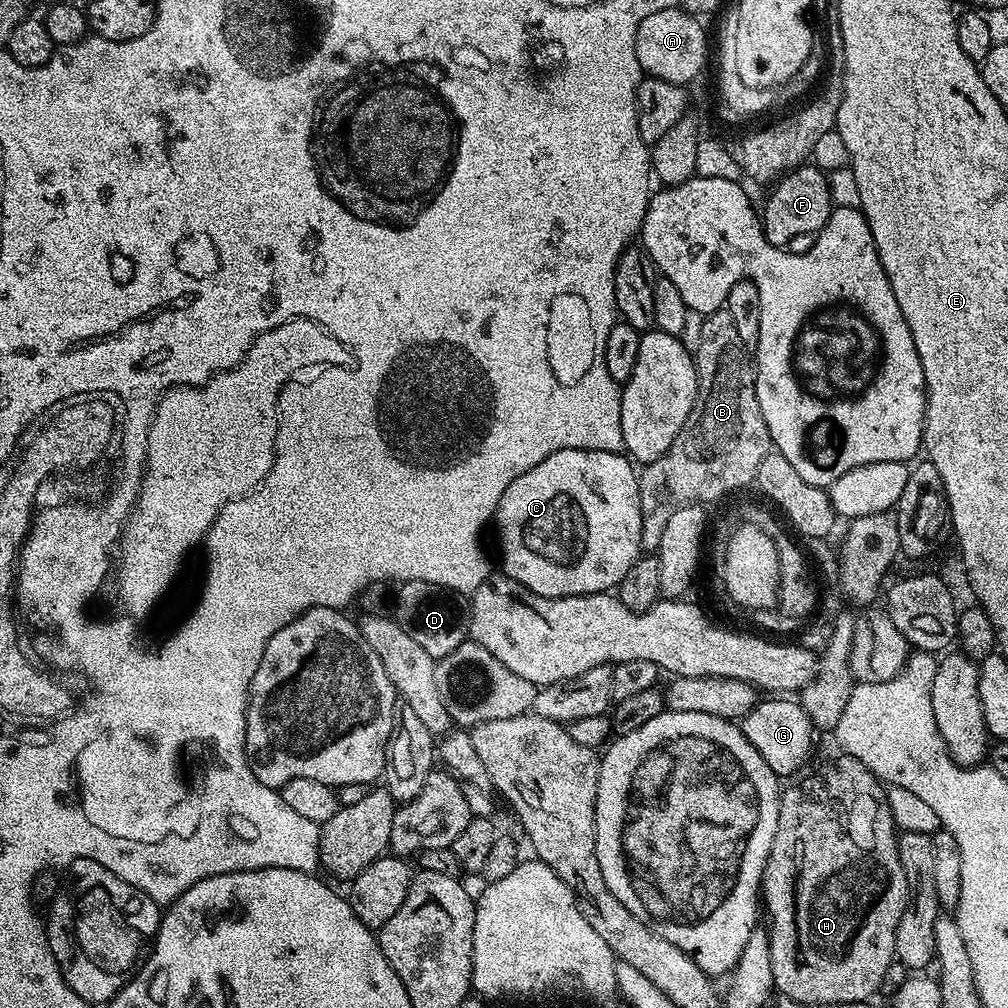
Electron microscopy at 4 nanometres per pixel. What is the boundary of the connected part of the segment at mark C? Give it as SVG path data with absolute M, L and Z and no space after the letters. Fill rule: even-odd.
M571 448L542 458L538 466L518 474L496 507L494 528L500 531L503 575L517 580L534 594L557 600L563 596L611 593L626 578L626 570L642 555L642 510L636 495L638 476L628 472L627 455L599 454L596 450Z

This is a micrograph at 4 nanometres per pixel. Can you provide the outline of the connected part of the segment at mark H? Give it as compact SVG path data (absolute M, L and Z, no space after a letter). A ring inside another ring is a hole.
M837 755L837 760L821 766L812 772L801 784L793 788L785 787L780 798L778 814L778 830L774 834L772 849L764 867L762 881L762 908L768 911L768 937L770 938L770 966L774 969L775 991L783 999L802 1002L805 1006L812 1004L860 1004L872 995L880 992L882 978L886 978L886 970L896 960L894 938L898 934L898 922L902 922L902 914L908 905L908 883L902 870L902 862L898 854L898 829L892 821L888 793L880 777L875 776L862 762L853 756Z

